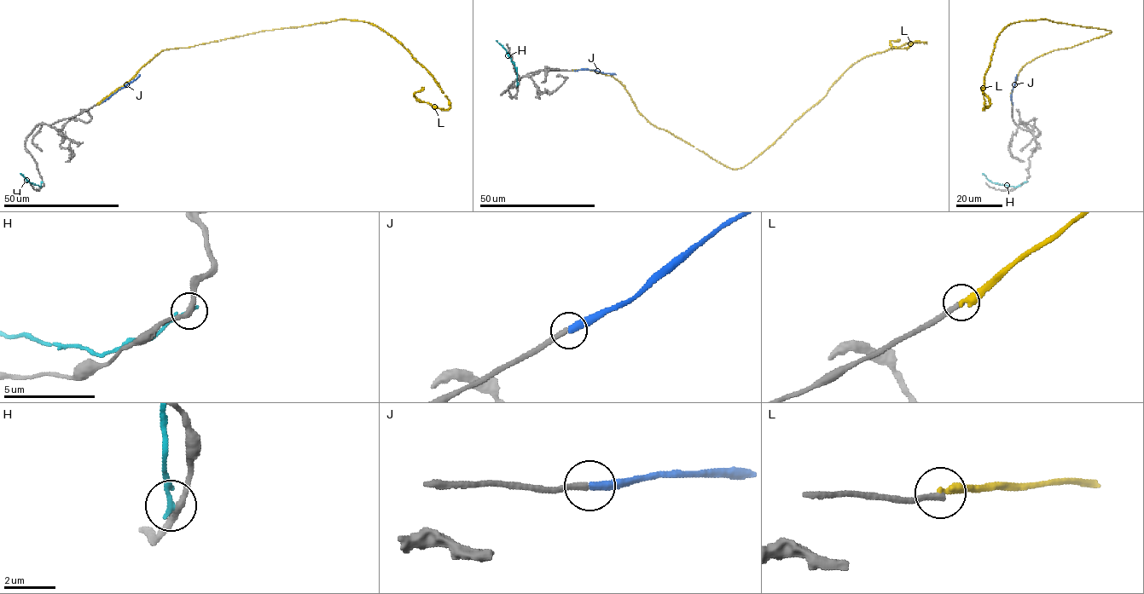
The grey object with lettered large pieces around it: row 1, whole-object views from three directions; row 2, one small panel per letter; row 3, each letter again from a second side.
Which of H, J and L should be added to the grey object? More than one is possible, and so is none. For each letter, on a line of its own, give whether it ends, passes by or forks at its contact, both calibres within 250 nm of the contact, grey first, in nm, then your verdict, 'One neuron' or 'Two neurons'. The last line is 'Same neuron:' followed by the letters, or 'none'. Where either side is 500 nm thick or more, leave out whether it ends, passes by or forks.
H: It ends there. Thickness 260 nm (grey) against 240 nm. Two neurons
J: It ends there. Thickness 260 nm (grey) against 360 nm. One neuron
L: It ends there. Thickness 280 nm (grey) against 360 nm. Two neurons
Same neuron: J

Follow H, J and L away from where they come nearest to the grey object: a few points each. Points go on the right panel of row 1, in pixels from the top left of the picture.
H: (1026, 181), (1016, 187), (1010, 187), (991, 182), (982, 173)
J: (1013, 104), (1012, 89), (1016, 75)
L: (1012, 104), (1025, 64), (1112, 31), (1045, 19), (1011, 23), (984, 77), (983, 109), (990, 102), (982, 88)

